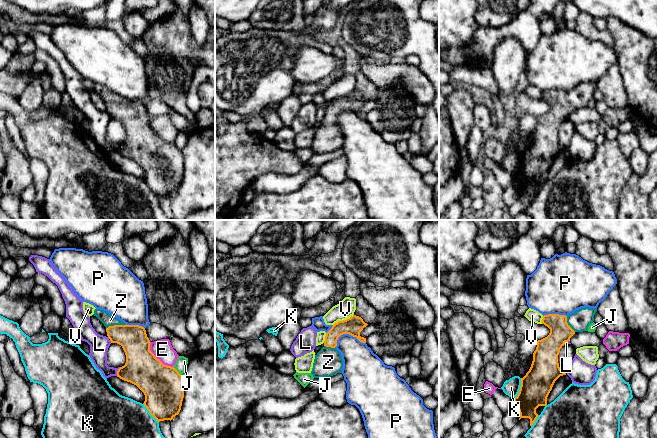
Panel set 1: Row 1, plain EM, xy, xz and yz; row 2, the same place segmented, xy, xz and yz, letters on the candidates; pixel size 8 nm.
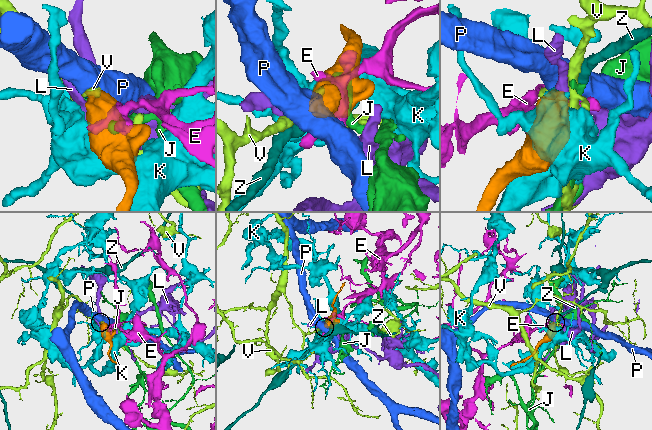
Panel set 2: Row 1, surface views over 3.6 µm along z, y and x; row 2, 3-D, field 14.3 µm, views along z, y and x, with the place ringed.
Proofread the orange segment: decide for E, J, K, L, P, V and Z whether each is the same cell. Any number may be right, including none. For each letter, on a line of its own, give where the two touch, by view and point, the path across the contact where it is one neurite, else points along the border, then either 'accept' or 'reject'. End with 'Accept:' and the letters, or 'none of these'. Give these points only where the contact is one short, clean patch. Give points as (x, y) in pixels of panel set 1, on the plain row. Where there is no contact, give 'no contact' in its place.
E: contact xy (156, 134); reject
J: contact xy (177, 147); reject
K: contact yz (520, 165); reject
L: contact xy (117, 147); reject
P: contact xz (347, 109); border xz (365, 119), (348, 110), (342, 110), (334, 123); reject
V: contact xz (343, 96); reject
Z: contact xy (116, 101); way xy (133, 114), (127, 112), (116, 101), (107, 95); accept
Accept: Z

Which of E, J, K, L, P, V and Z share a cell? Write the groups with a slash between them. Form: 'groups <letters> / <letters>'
groups E / J / K / L / P / V / Z

